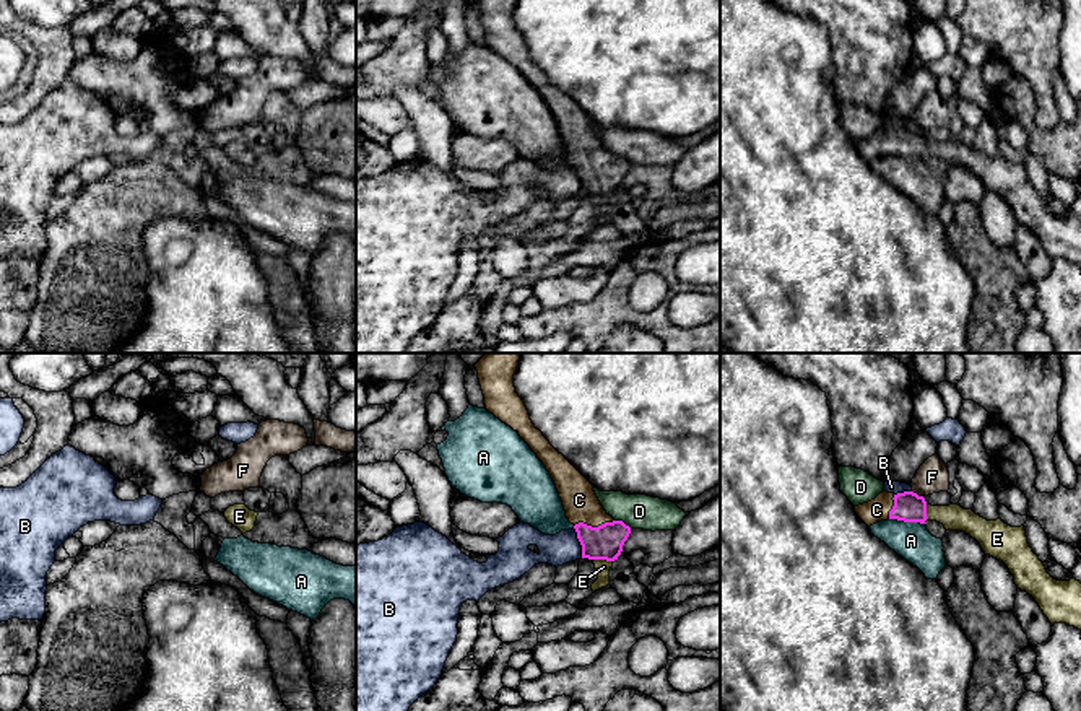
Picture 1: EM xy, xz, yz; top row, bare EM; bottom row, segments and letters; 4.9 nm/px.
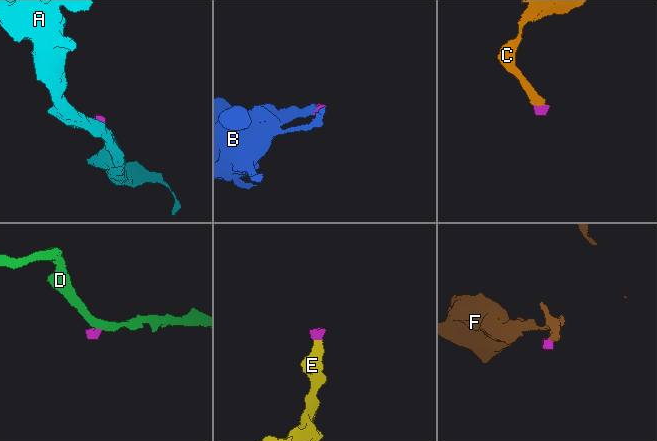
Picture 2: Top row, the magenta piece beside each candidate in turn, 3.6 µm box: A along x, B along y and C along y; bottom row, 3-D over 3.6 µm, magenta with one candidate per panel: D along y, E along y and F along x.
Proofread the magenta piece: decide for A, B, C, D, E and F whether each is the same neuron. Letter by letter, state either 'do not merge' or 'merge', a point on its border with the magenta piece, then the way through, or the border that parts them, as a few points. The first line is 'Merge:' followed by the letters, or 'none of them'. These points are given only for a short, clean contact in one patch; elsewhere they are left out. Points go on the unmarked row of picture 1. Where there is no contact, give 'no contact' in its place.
Merge: C, E
A: do not merge | yz (907, 157) | along yz (889, 153), (924, 160)
B: do not merge | xz (579, 176) | along xz (573, 163), (582, 192)
C: merge | xz (594, 163) | across xz (605, 178), (594, 163), (579, 135)
D: do not merge | xz (623, 158) | along xz (615, 155), (631, 163)
E: merge | xz (603, 194)
F: do not merge | yz (916, 129) | along yz (912, 126), (922, 132)

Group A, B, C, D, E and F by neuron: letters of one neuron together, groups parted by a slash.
A / B / C E / D / F

